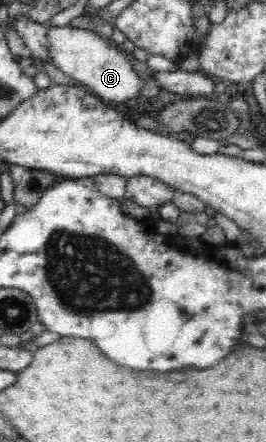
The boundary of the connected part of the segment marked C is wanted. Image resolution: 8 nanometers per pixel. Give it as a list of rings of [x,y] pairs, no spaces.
[[[67,26],[52,27],[47,32],[51,62],[70,79],[84,84],[101,102],[110,105],[125,104],[140,98],[145,80],[137,73],[127,55],[112,47],[91,30]]]

